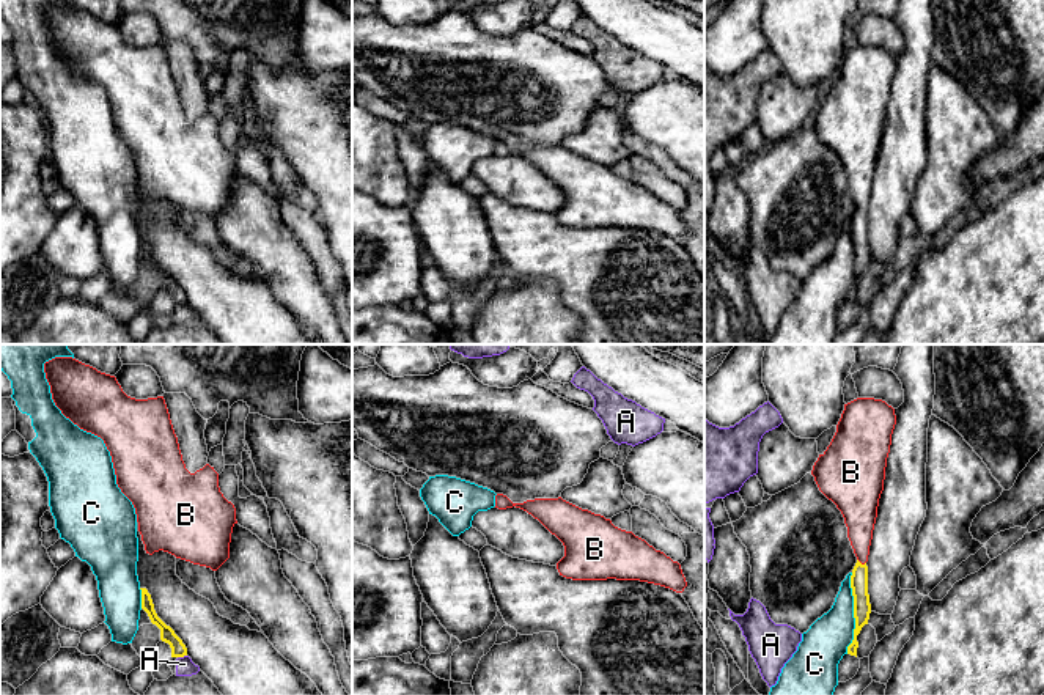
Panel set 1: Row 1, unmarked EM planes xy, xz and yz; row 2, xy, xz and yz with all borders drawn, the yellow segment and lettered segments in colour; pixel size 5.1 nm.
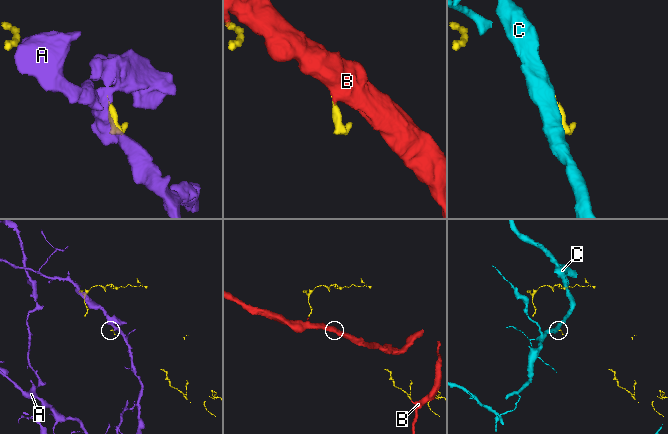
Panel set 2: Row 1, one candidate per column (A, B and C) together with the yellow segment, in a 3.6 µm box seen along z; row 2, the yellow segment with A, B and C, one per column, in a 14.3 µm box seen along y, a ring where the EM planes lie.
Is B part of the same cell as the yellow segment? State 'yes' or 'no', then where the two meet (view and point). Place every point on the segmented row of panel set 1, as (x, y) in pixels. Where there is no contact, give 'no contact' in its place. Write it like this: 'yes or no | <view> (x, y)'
yes | yz (860, 563)

